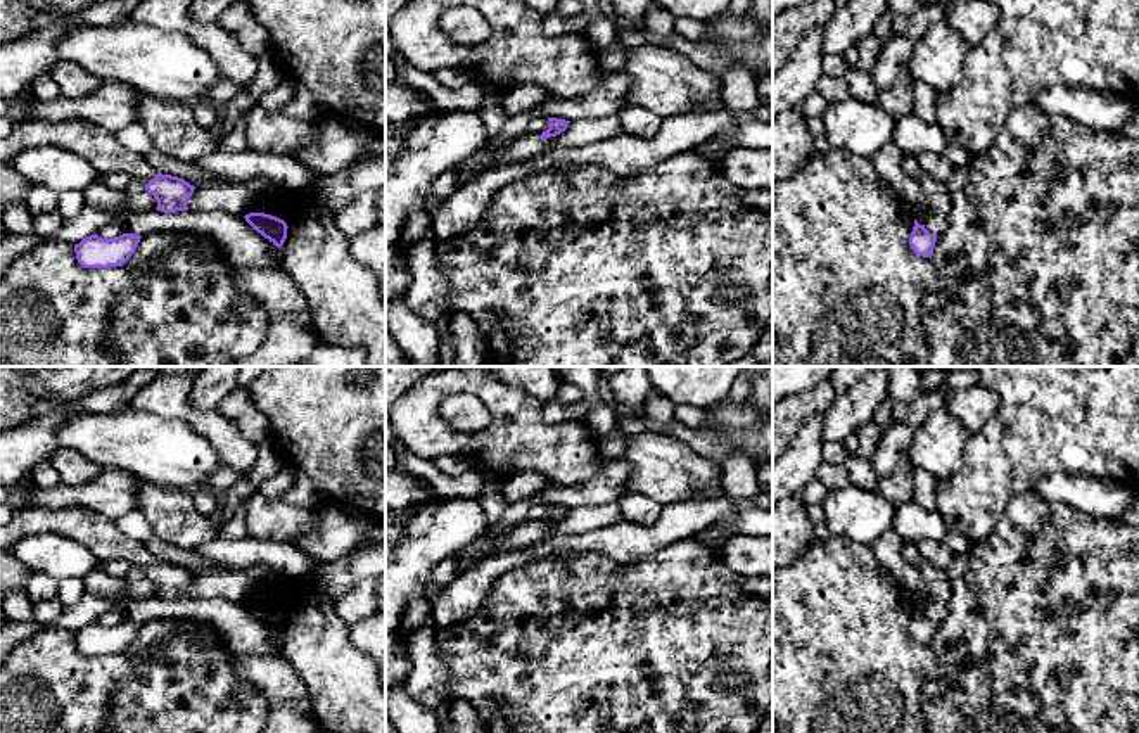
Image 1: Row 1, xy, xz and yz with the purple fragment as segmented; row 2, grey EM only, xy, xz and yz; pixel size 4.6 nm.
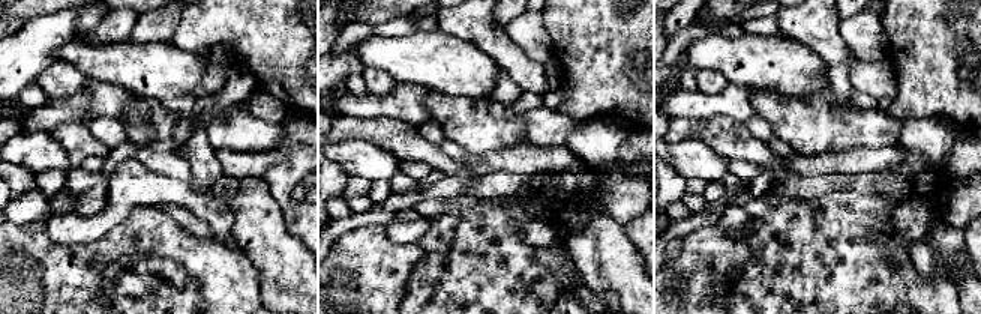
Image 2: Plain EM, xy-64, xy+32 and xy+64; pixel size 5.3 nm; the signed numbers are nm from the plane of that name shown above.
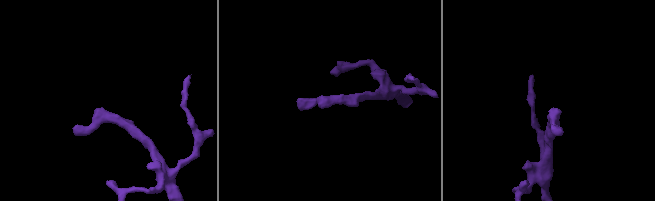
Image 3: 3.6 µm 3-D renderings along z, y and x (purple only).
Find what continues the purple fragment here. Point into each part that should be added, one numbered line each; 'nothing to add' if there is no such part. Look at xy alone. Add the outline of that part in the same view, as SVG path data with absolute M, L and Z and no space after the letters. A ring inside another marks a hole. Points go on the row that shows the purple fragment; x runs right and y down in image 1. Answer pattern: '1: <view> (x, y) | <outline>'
1: xy (102, 149) | M28 118L16 121L7 138L0 138L0 163L38 145L54 143L85 157L99 175L123 171L145 185L157 176L143 154L128 150L114 133L86 121L47 123Z

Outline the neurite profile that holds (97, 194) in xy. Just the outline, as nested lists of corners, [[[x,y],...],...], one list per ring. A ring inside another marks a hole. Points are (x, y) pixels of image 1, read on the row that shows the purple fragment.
[[[102,182],[88,185],[83,192],[86,206],[93,206],[112,213],[123,209],[130,197],[121,190],[109,188]]]

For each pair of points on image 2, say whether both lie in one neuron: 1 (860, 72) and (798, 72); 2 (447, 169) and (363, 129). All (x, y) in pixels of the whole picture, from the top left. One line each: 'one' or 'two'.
1: two
2: one

